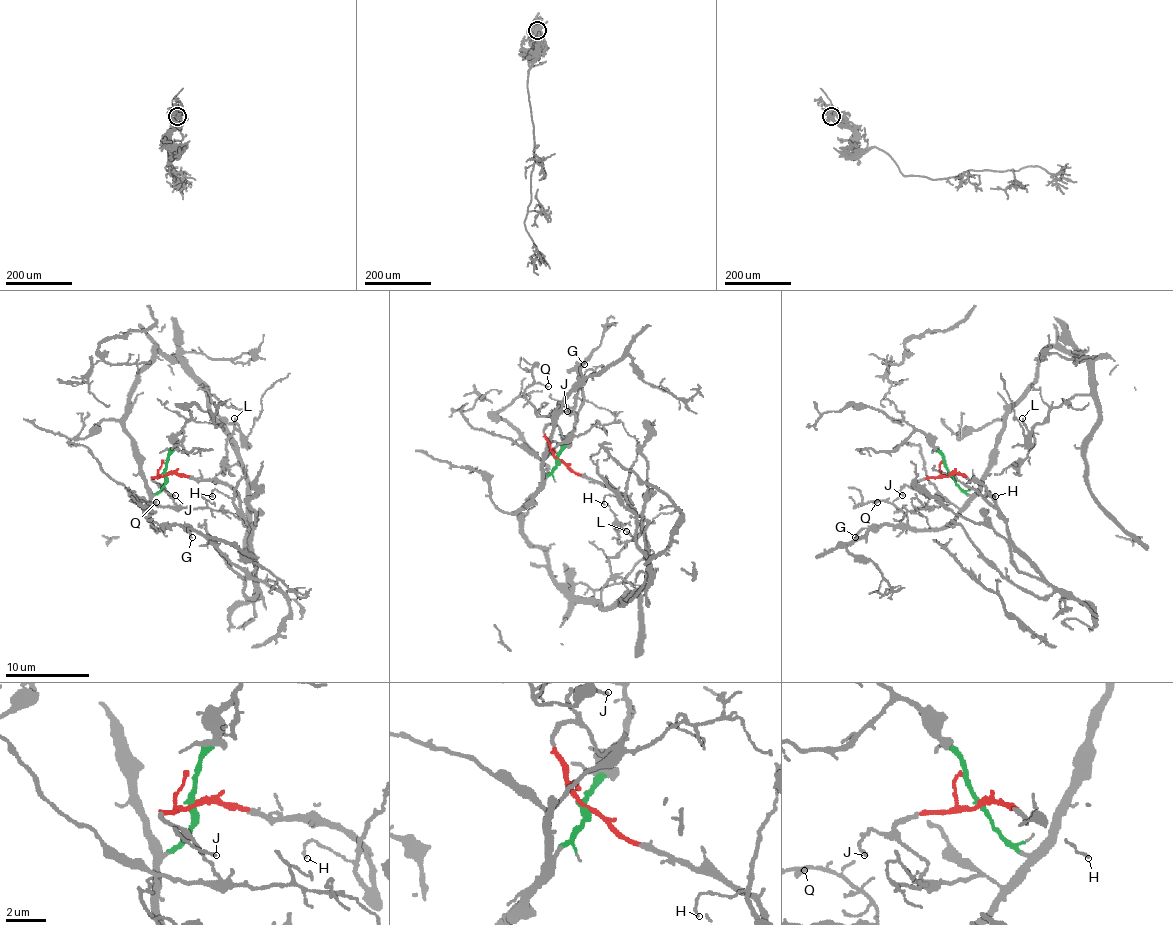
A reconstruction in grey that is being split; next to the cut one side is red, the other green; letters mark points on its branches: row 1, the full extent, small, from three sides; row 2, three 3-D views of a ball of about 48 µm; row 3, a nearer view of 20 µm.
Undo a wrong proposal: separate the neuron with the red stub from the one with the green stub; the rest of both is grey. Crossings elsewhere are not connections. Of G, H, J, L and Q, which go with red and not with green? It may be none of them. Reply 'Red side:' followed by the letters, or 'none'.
Red side: H, J

